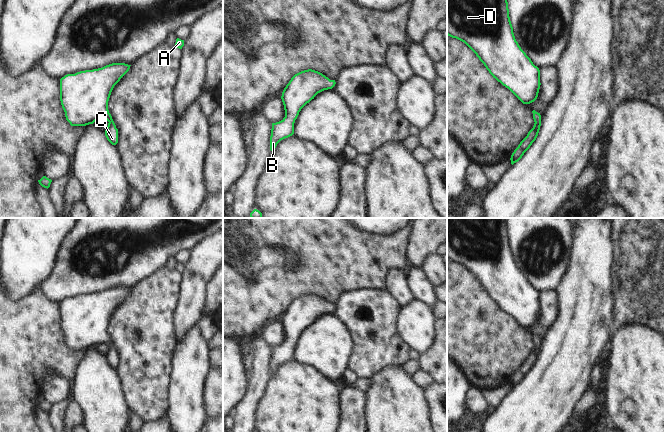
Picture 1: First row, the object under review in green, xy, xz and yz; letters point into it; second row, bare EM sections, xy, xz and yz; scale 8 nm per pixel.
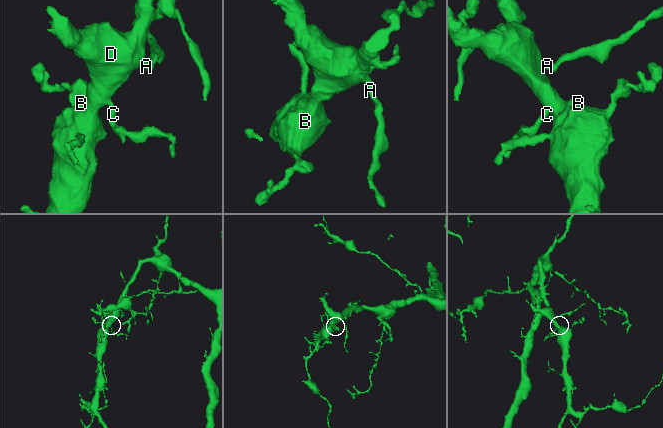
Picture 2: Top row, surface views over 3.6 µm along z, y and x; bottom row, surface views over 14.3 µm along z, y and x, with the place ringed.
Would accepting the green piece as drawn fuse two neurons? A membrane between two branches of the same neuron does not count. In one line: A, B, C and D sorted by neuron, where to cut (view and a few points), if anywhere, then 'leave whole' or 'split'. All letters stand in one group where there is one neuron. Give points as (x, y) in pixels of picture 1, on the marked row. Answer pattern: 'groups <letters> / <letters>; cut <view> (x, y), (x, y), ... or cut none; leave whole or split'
groups A B C D; cut none; leave whole

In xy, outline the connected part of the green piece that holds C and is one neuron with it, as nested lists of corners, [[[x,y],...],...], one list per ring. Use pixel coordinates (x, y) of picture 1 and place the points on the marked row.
[[[112,63],[102,68],[67,74],[60,79],[60,101],[71,126],[86,126],[97,120],[107,120],[107,140],[118,143],[118,129],[108,110],[114,86],[129,71],[131,65]]]

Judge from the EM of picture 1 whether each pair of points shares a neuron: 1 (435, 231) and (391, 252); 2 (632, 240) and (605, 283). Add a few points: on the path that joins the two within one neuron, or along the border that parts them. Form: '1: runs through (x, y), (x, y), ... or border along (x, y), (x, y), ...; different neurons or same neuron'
1: border along (410, 228), (406, 246), (406, 258); different neurons
2: border along (612, 248), (612, 296); different neurons

